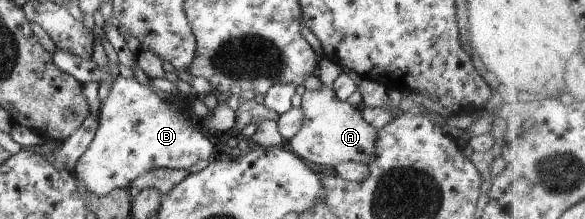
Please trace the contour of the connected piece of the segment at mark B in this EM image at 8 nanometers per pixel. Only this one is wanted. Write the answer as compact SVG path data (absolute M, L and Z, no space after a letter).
M55 49L52 57L54 65L60 71L71 75L81 84L110 82L109 95L103 101L100 113L98 113L99 124L94 139L90 142L88 149L80 155L72 171L75 179L79 180L82 190L90 191L94 195L108 195L116 188L129 189L134 179L147 171L158 168L189 170L200 159L207 160L211 158L212 153L217 151L211 136L205 133L199 124L194 124L184 113L174 109L170 102L164 101L158 93L154 93L150 85L140 84L134 77L124 78L122 75L112 79L110 70L100 68L92 58L82 59L64 49Z

